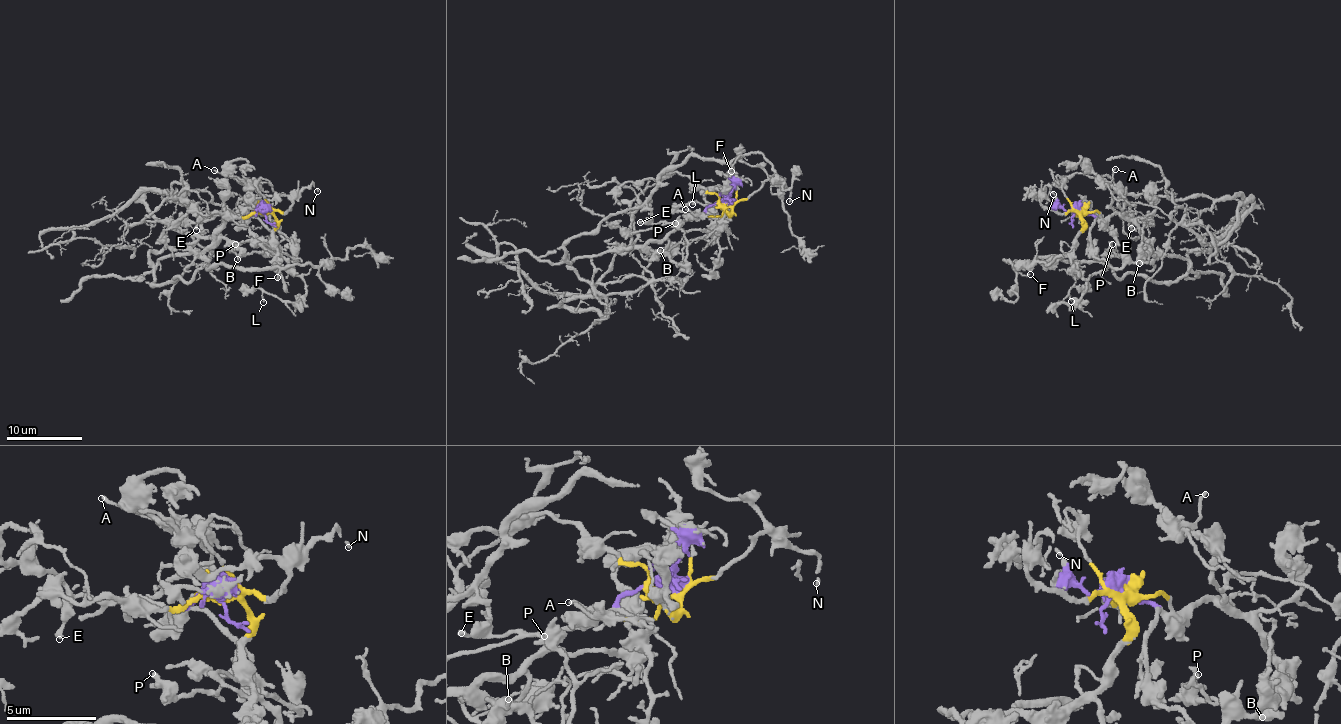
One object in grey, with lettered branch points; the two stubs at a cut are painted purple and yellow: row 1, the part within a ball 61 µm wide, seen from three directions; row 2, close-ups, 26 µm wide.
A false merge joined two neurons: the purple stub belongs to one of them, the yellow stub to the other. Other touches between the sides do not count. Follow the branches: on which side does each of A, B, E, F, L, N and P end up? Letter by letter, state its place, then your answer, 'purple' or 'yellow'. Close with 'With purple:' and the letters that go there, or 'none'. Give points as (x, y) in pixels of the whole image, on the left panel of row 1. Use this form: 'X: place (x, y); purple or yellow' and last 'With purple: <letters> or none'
A: place (214, 170); purple
B: place (237, 259); purple
E: place (196, 230); purple
F: place (277, 277); yellow
L: place (263, 302); yellow
N: place (317, 191); yellow
P: place (235, 244); purple
With purple: A, B, E, P

